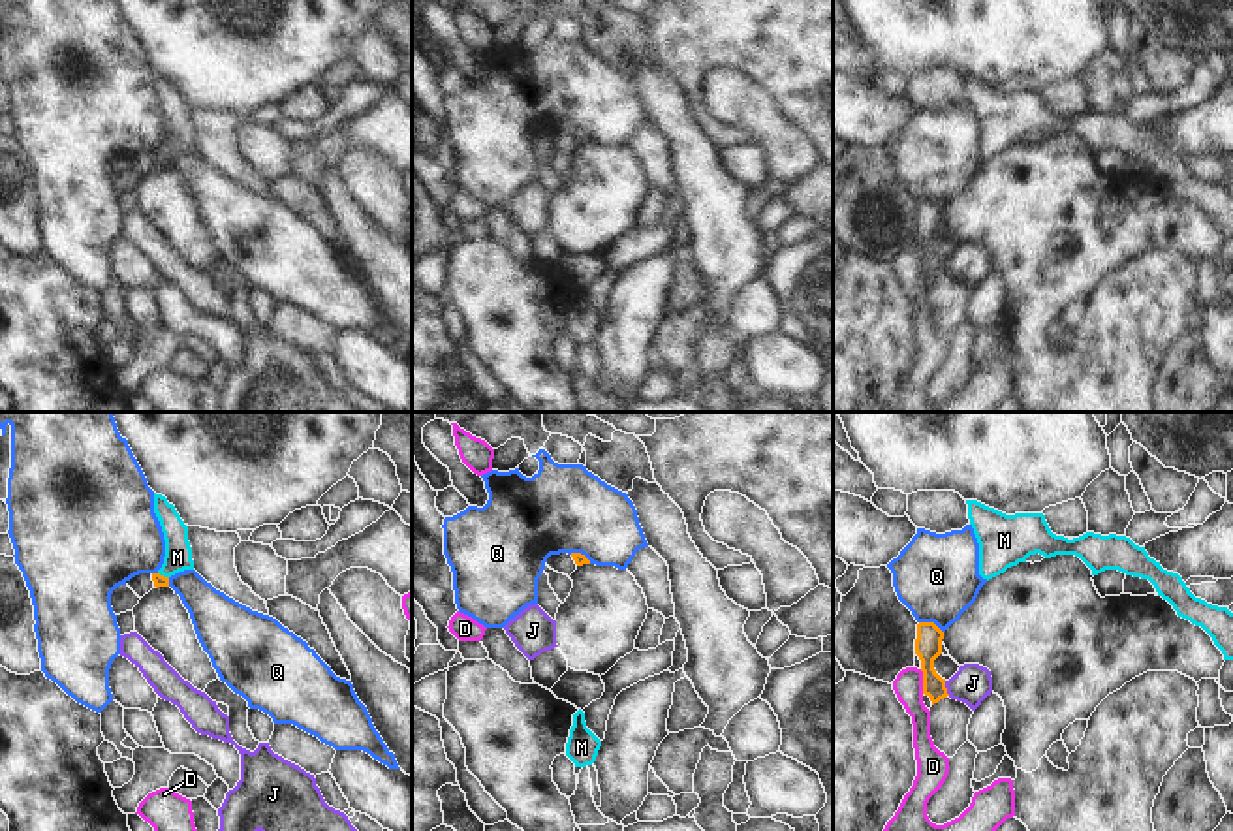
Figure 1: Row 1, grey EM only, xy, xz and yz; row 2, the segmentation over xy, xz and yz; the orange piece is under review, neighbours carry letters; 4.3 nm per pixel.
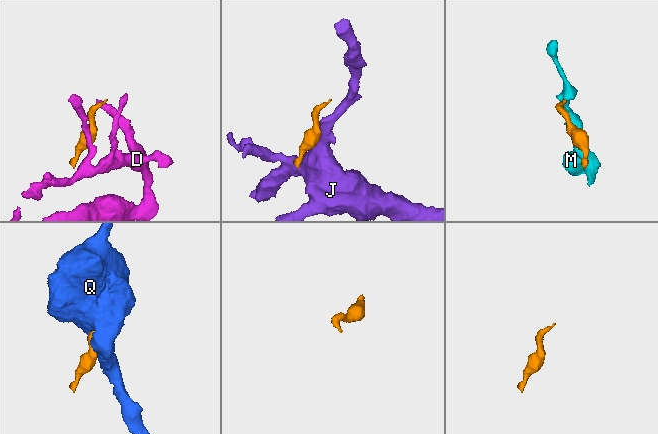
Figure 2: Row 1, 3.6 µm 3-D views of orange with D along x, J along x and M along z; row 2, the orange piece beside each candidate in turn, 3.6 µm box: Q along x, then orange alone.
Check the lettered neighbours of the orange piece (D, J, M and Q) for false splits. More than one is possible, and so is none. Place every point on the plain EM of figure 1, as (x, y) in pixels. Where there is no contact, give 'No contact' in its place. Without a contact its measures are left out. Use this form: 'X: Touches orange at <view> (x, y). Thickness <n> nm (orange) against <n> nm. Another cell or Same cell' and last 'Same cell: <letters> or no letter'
D: Touches orange at yz (923, 260). Thickness 110 nm (orange) against 130 nm. Another cell
J: Touches orange at yz (946, 267). Thickness 110 nm (orange) against 170 nm. Another cell
M: Touches orange at xy (162, 155). Thickness 50 nm (orange) against 110 nm. Same cell
Q: Touches orange at yz (931, 202). Thickness 110 nm (orange) against 360 nm. Another cell
Same cell: M.

